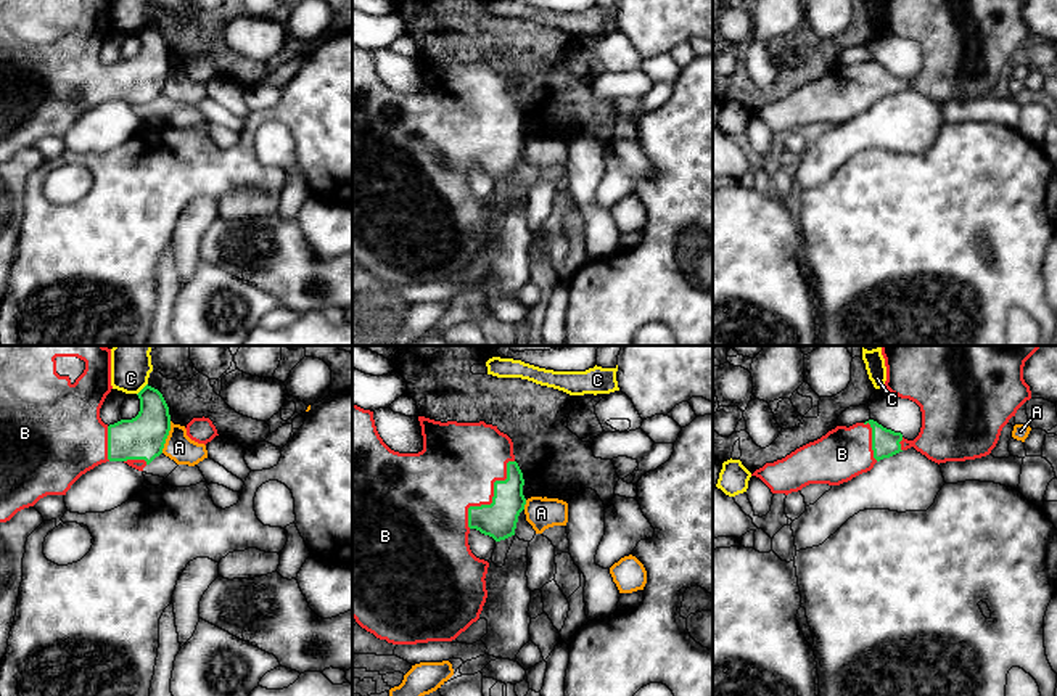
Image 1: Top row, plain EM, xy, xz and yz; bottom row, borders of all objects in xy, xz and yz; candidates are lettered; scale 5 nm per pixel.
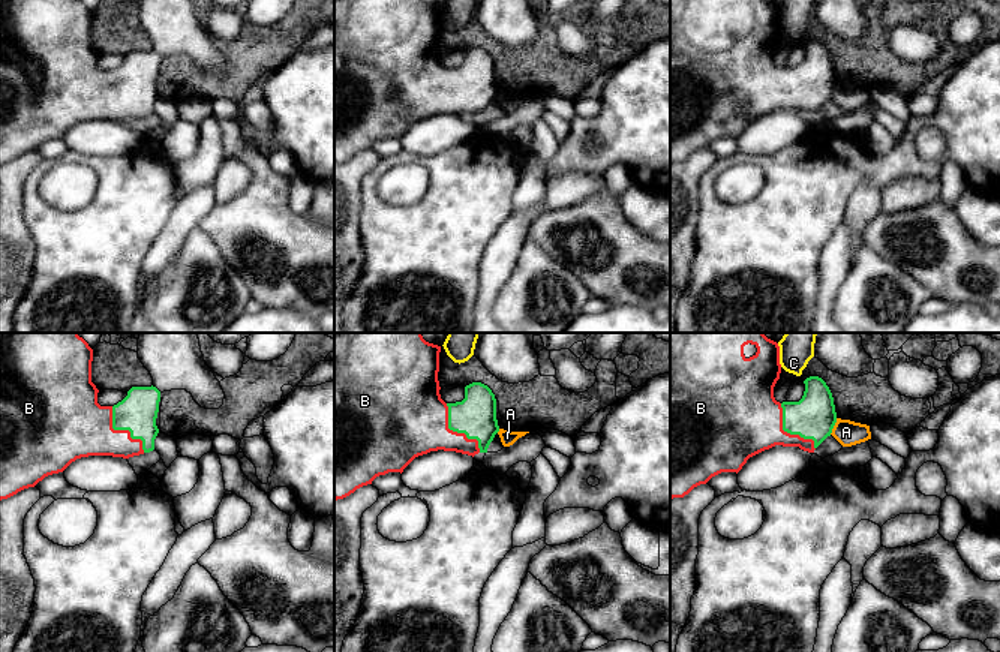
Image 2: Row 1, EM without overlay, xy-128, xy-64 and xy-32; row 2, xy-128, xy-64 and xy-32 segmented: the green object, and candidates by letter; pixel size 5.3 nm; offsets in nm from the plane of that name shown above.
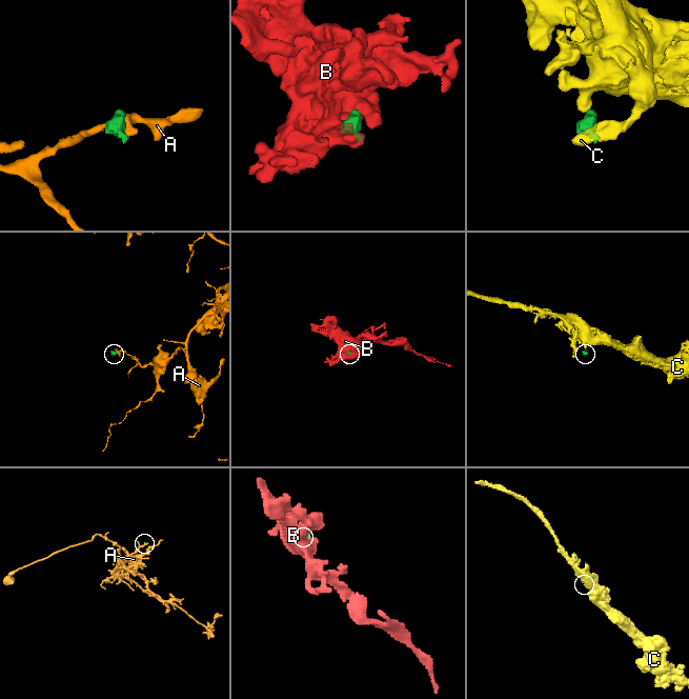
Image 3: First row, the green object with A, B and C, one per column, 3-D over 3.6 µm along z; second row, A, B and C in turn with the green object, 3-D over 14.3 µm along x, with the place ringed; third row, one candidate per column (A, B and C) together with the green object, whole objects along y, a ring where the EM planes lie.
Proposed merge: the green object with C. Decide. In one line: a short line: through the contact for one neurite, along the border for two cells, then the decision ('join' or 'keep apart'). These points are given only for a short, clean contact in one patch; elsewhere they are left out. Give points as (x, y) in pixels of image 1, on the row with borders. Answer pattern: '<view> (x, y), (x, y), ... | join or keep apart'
xy (147, 383), (137, 394) | keep apart

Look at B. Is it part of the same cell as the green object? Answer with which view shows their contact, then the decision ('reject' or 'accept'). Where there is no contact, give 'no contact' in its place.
xz | accept

